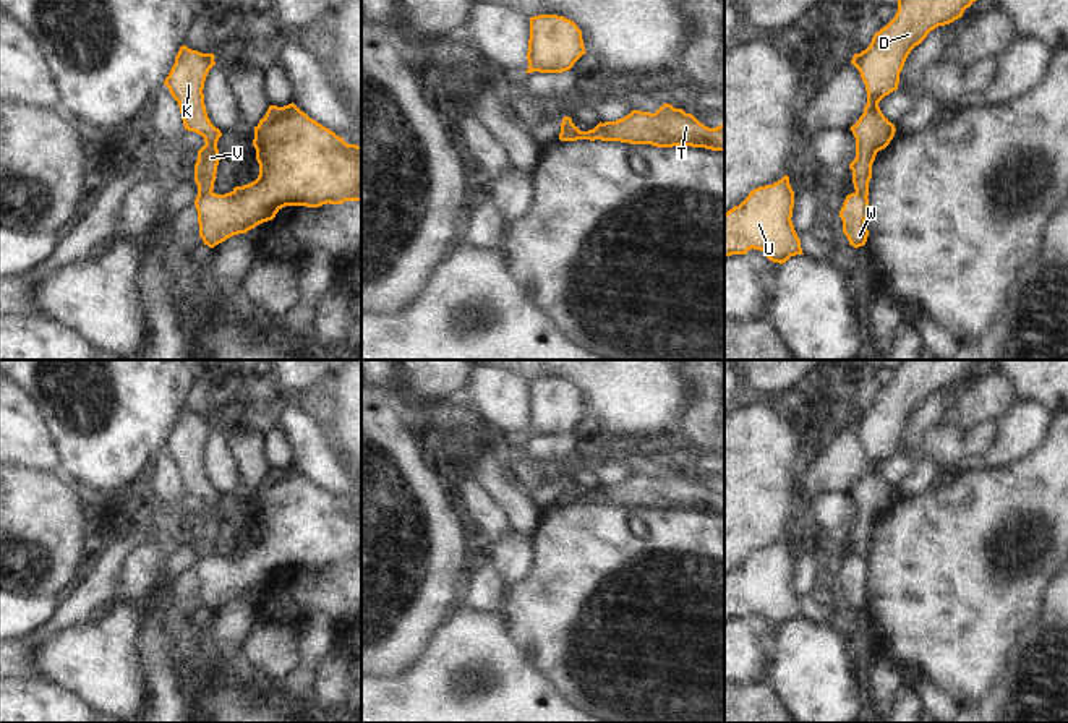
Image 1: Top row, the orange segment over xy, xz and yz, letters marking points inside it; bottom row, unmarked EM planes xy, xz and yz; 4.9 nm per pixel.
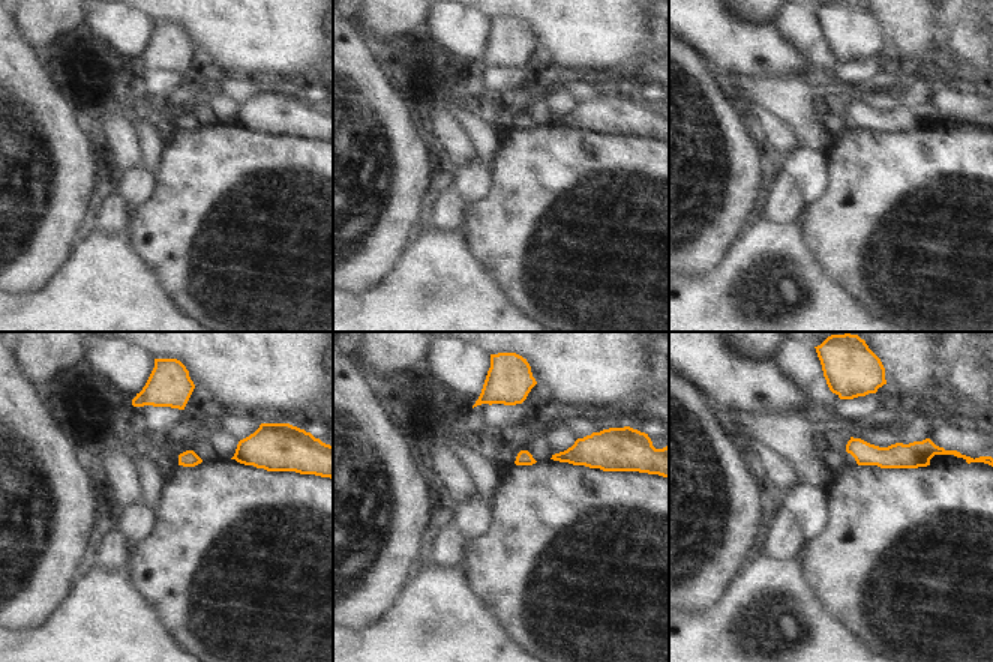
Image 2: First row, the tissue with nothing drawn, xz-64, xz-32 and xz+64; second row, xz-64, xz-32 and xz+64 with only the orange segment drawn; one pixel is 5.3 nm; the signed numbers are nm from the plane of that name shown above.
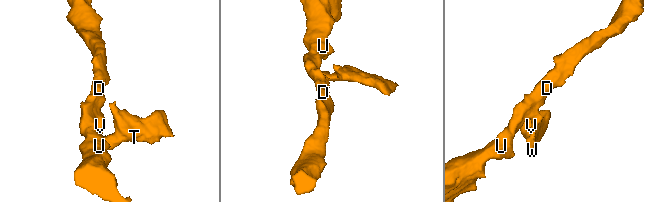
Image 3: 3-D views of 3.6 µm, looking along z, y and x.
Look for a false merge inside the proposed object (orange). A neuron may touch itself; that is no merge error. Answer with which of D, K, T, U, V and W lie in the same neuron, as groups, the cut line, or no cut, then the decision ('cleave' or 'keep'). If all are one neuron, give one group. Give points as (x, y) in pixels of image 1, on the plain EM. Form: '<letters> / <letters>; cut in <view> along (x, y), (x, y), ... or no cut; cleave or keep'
D K U V / T W; cut in xz along (561, 491), (568, 491), (577, 501); cleave

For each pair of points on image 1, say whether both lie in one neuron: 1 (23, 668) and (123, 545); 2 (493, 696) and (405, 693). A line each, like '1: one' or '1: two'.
1: one
2: one

